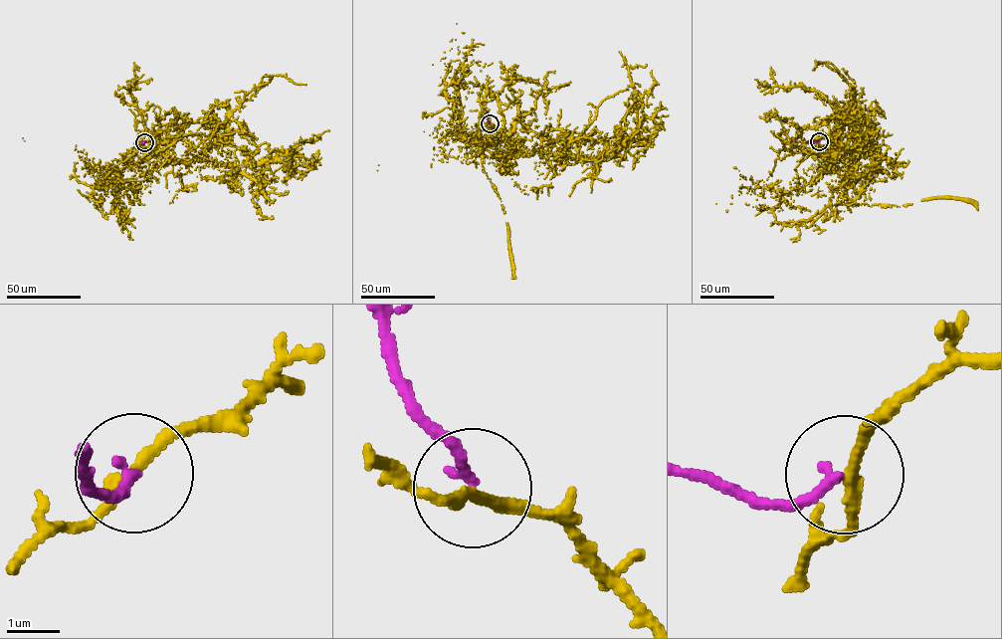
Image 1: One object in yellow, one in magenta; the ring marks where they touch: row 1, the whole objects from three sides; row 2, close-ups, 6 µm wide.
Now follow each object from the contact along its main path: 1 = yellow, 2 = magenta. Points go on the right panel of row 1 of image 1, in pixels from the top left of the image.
1: (819, 141), (832, 139), (846, 158), (876, 150), (862, 141), (812, 155), (794, 144)
2: (819, 141), (806, 142)

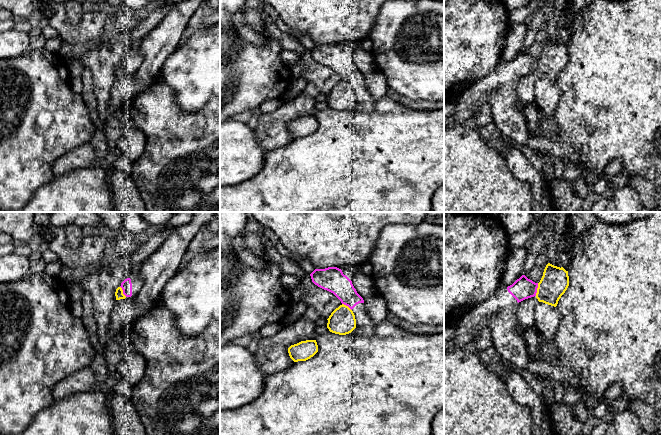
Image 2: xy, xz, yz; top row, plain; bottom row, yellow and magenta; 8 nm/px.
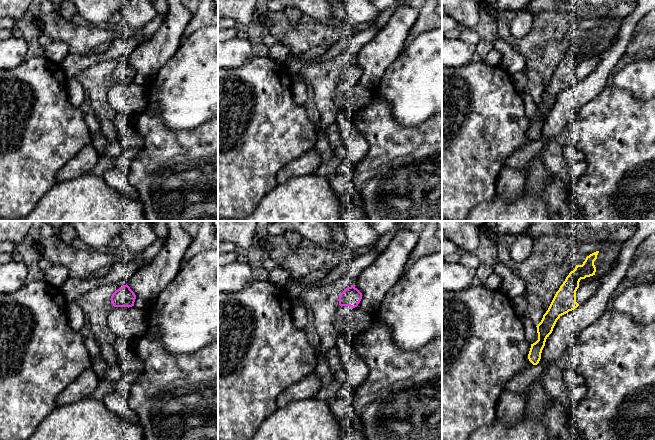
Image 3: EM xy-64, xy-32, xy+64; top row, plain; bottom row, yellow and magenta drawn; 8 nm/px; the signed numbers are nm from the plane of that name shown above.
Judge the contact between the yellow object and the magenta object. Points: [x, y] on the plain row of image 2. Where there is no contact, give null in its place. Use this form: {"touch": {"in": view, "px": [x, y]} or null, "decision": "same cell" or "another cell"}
{"touch": {"in": "yz", "px": [537, 65]}, "decision": "another cell"}

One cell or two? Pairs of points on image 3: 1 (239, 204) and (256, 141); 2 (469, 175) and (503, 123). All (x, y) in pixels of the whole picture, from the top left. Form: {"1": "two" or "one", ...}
{"1": "one", "2": "one"}

